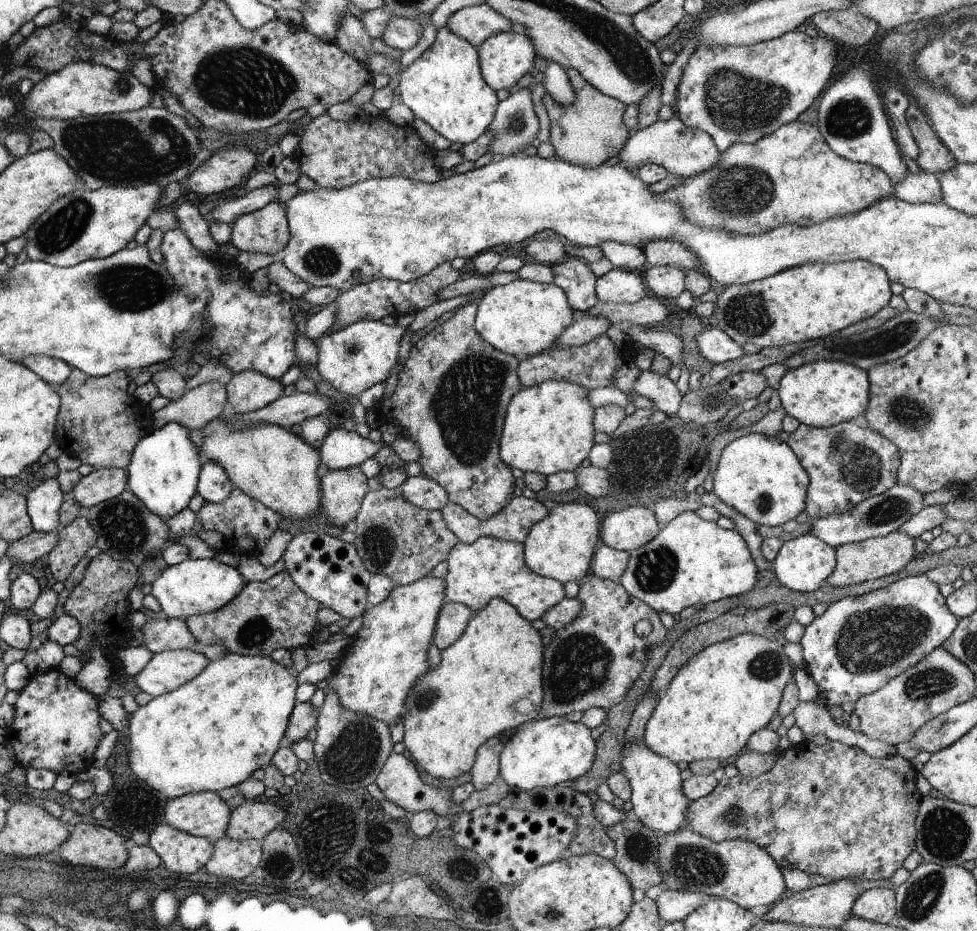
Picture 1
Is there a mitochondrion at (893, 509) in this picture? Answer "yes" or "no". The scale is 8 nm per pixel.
yes

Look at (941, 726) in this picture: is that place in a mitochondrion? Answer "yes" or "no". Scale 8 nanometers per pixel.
yes

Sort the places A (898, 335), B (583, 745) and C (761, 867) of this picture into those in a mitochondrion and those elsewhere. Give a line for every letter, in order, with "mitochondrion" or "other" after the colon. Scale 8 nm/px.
A: mitochondrion
B: other
C: other

